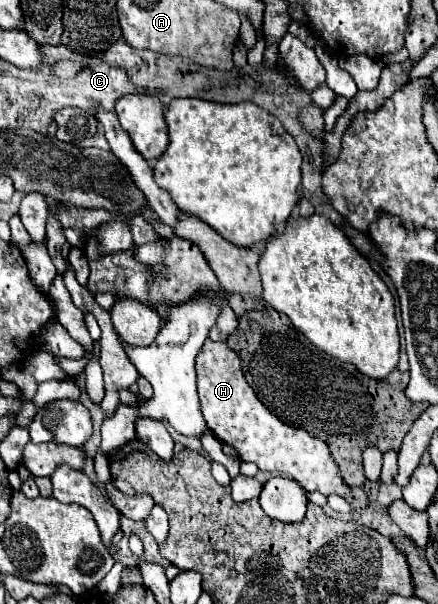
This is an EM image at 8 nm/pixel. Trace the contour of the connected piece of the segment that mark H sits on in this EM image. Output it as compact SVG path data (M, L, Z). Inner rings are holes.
M207 340L203 344L197 354L197 382L209 430L221 442L233 446L243 462L255 462L263 472L277 472L295 478L309 492L317 490L325 496L337 494L347 502L355 502L349 484L343 480L337 462L329 452L329 446L309 432L283 424L277 416L273 416L247 384L239 356L227 348L225 342Z

